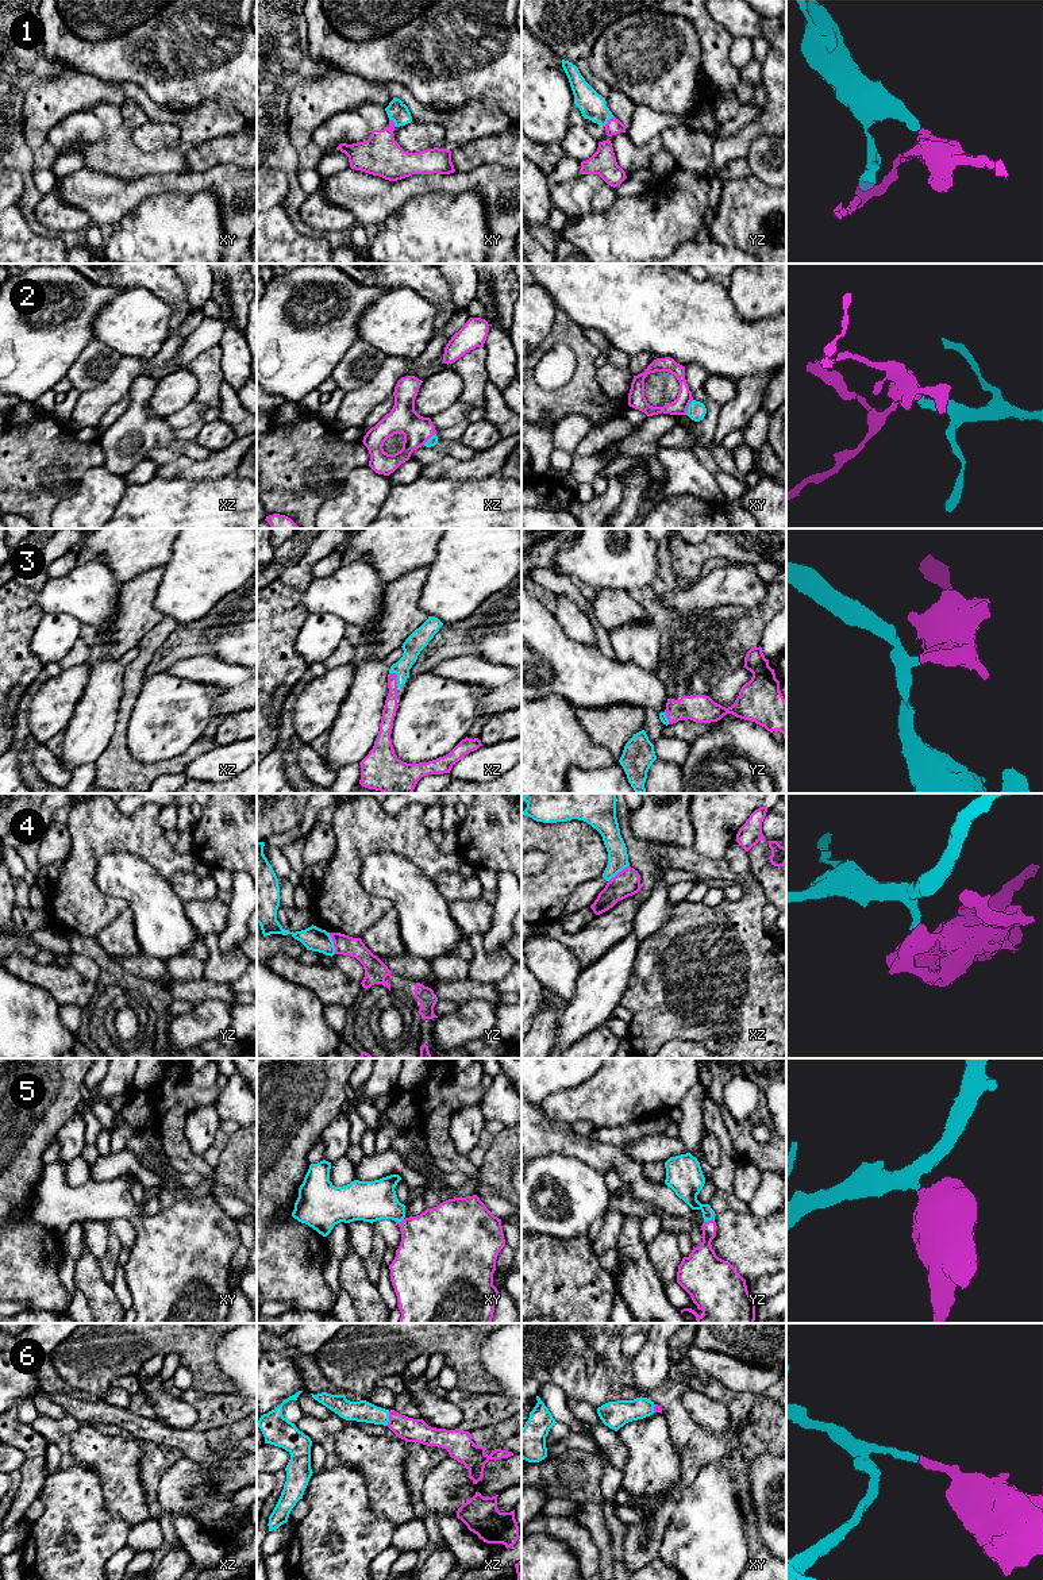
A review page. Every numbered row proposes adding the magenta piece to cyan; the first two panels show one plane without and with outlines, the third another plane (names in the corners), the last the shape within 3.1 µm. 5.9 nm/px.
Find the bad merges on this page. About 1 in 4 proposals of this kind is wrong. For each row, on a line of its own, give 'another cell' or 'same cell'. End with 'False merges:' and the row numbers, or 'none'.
1: same cell
2: same cell
3: same cell
4: another cell
5: same cell
6: same cell
False merges: 4

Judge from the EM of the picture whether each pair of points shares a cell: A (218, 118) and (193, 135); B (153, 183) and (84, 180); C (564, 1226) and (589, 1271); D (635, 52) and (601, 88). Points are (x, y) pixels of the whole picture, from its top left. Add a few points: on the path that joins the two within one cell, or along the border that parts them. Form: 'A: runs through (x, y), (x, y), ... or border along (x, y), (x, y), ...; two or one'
A: runs through (212, 122), (207, 122), (199, 130); one
B: runs through (135, 189), (102, 189); one
C: border along (585, 1233), (566, 1240), (539, 1236); two
D: border along (588, 57), (591, 69), (609, 88); two

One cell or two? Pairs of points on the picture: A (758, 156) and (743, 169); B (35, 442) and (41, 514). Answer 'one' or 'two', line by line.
A: two
B: one

